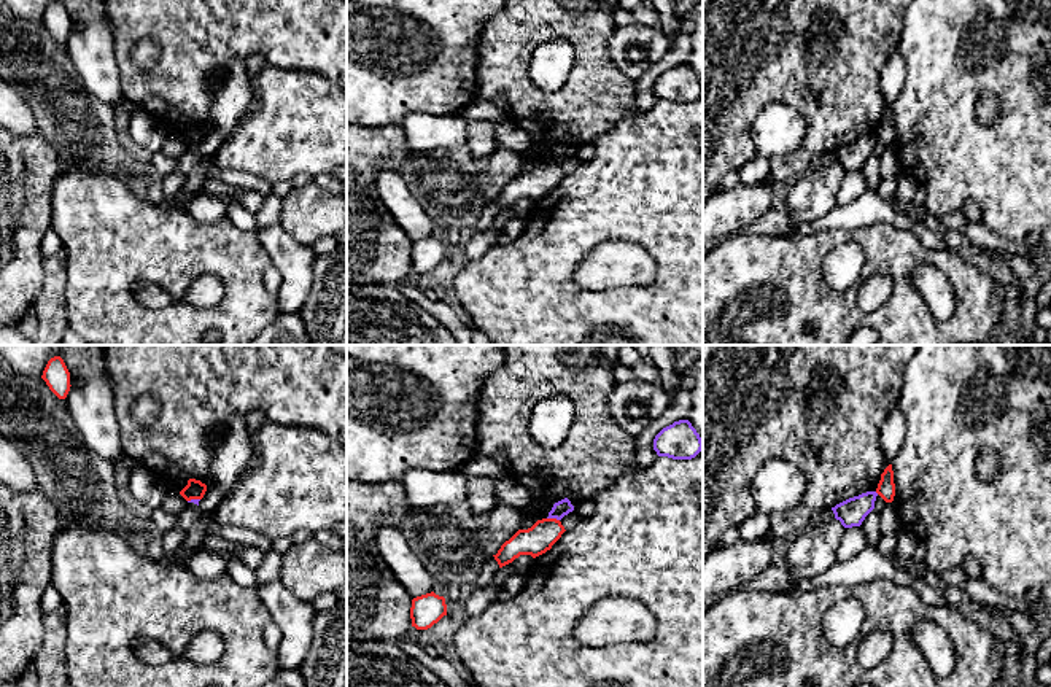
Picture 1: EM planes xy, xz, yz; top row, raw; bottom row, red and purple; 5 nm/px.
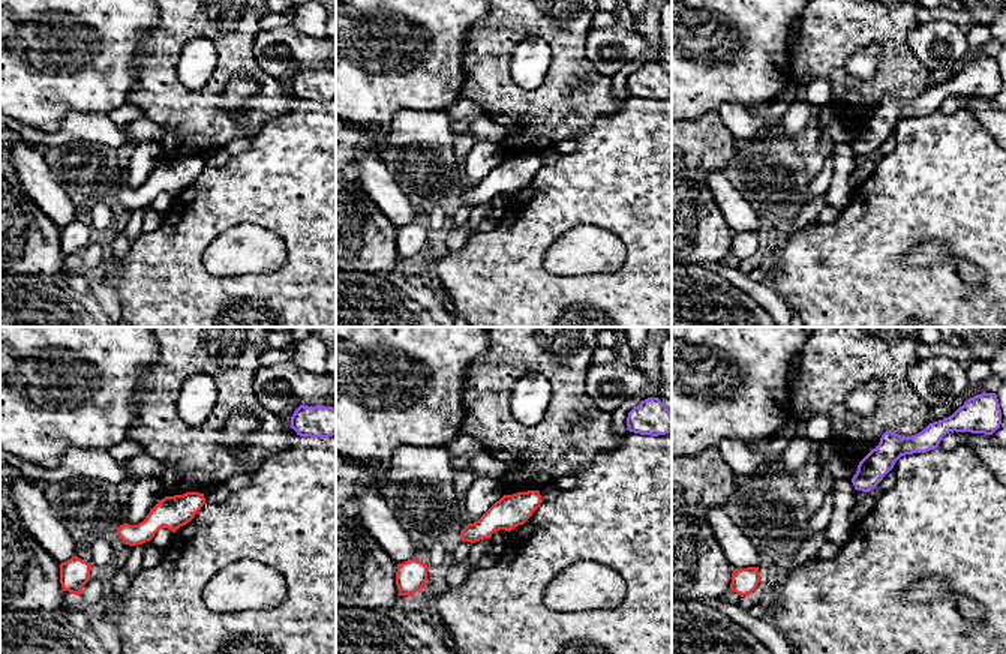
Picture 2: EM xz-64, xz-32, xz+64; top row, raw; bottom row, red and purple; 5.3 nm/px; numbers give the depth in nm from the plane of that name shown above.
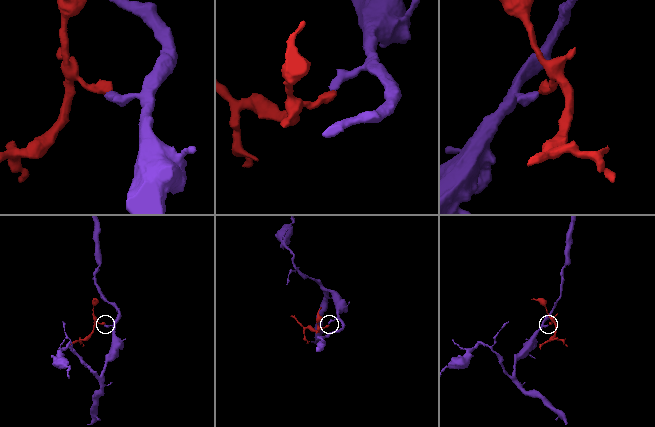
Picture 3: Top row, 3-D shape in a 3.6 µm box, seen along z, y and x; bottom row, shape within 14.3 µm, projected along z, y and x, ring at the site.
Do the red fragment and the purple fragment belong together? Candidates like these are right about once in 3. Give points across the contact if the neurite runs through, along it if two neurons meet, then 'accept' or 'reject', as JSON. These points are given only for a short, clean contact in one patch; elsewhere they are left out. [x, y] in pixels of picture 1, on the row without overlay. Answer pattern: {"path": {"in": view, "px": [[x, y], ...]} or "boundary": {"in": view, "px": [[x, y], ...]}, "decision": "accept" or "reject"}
{"boundary": {"in": "xz", "px": [[547, 161], [558, 164]]}, "decision": "reject"}

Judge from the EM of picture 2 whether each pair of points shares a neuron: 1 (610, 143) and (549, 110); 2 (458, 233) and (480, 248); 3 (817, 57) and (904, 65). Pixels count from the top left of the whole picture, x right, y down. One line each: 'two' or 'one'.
1: two
2: two
3: one

